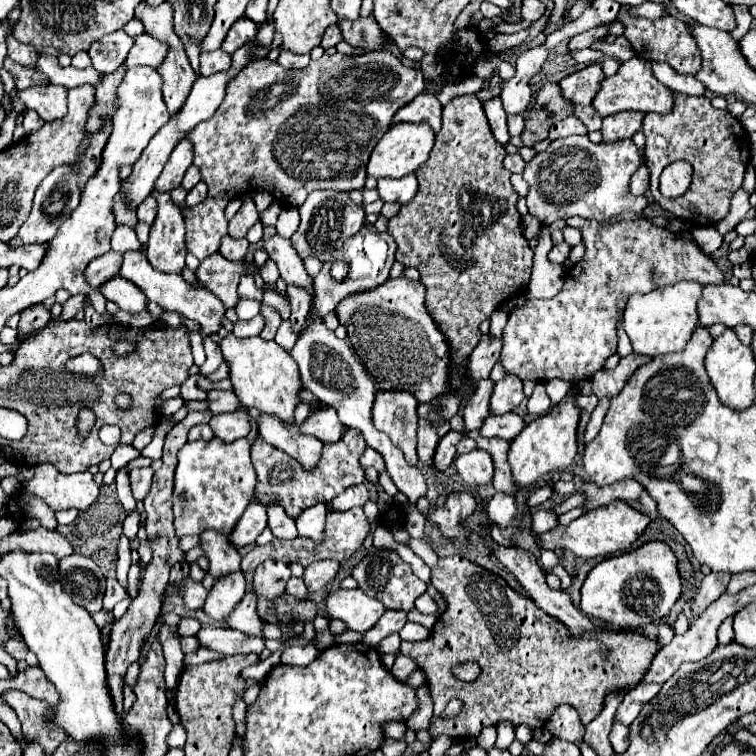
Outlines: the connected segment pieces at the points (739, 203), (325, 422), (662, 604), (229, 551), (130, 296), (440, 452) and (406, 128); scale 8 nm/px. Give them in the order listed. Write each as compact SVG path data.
M738 188L738 192L736 192L734 198L732 198L730 214L715 225L722 236L731 231L742 218L746 218L746 214L748 214L748 210L750 210L750 202L748 202L748 198L750 198L750 192L744 190L744 188Z
M326 408L310 414L302 424L298 424L298 430L302 434L316 436L322 442L336 442L344 434L344 428L336 428L336 418L336 412L332 408Z
M646 542L636 550L612 556L594 566L582 586L580 610L614 626L642 628L664 618L680 596L676 556L666 542Z
M202 532L200 534L200 544L210 560L210 570L214 578L230 574L240 570L240 554L232 544L228 542L226 536L220 536L220 532Z
M114 276L112 280L108 280L108 284L102 284L100 294L106 300L116 302L120 306L120 310L126 310L132 314L146 310L144 292L140 292L140 288L136 288L136 284L124 280L122 276Z
M448 432L448 436L444 436L444 440L440 440L440 444L436 446L436 456L432 462L432 472L446 472L456 456L456 444L464 438L464 434L460 432Z
M394 124L372 150L366 172L368 176L374 178L386 178L386 176L402 178L406 174L412 174L420 164L428 160L432 144L434 144L434 132L432 128L428 128L428 124Z

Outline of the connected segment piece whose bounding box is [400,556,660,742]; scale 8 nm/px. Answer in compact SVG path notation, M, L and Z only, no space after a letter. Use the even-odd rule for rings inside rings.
M462 556L440 558L432 568L432 586L446 596L446 612L440 614L430 638L400 646L400 654L410 656L428 678L434 698L432 728L428 728L432 742L440 734L476 738L484 726L496 726L504 720L536 730L560 704L574 706L580 720L588 724L600 712L608 692L640 684L660 650L656 640L630 630L598 630L572 638L560 620L540 612L528 596L514 592L498 574ZM466 660L482 668L480 678L472 684L452 676L452 666ZM452 698L464 702L462 712L454 720L442 720L440 714Z

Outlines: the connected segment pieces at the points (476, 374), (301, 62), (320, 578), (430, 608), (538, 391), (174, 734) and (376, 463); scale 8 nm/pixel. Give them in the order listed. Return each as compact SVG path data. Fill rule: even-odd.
M482 336L478 346L472 350L472 354L468 356L468 380L482 380L490 376L492 366L498 362L502 350L502 340L500 338L488 338Z
M280 52L278 62L288 70L302 70L310 62L310 54L294 54L294 52Z
M322 560L322 562L314 562L306 568L304 572L304 582L308 586L310 592L316 592L316 590L322 590L330 580L334 580L336 572L338 572L340 564L338 562L332 562L332 560Z
M426 592L416 600L416 608L418 608L422 614L434 614L434 612L438 610L436 602L434 602Z
M538 382L532 396L528 398L528 412L532 416L542 416L542 414L546 414L550 410L550 406L552 406L552 402L550 402L546 390L544 390L544 384Z
M178 724L178 726L174 726L174 730L172 730L170 736L168 736L168 746L170 746L170 748L182 748L184 742L186 742L186 732L184 732L184 728Z
M366 448L360 456L360 464L362 468L376 468L376 470L384 470L384 460L378 452L374 452L372 448Z

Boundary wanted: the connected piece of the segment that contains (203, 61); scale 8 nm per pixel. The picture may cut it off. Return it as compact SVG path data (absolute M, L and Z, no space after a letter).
M216 50L216 52L202 52L200 54L200 74L210 76L216 72L224 72L230 68L230 54L224 50Z

